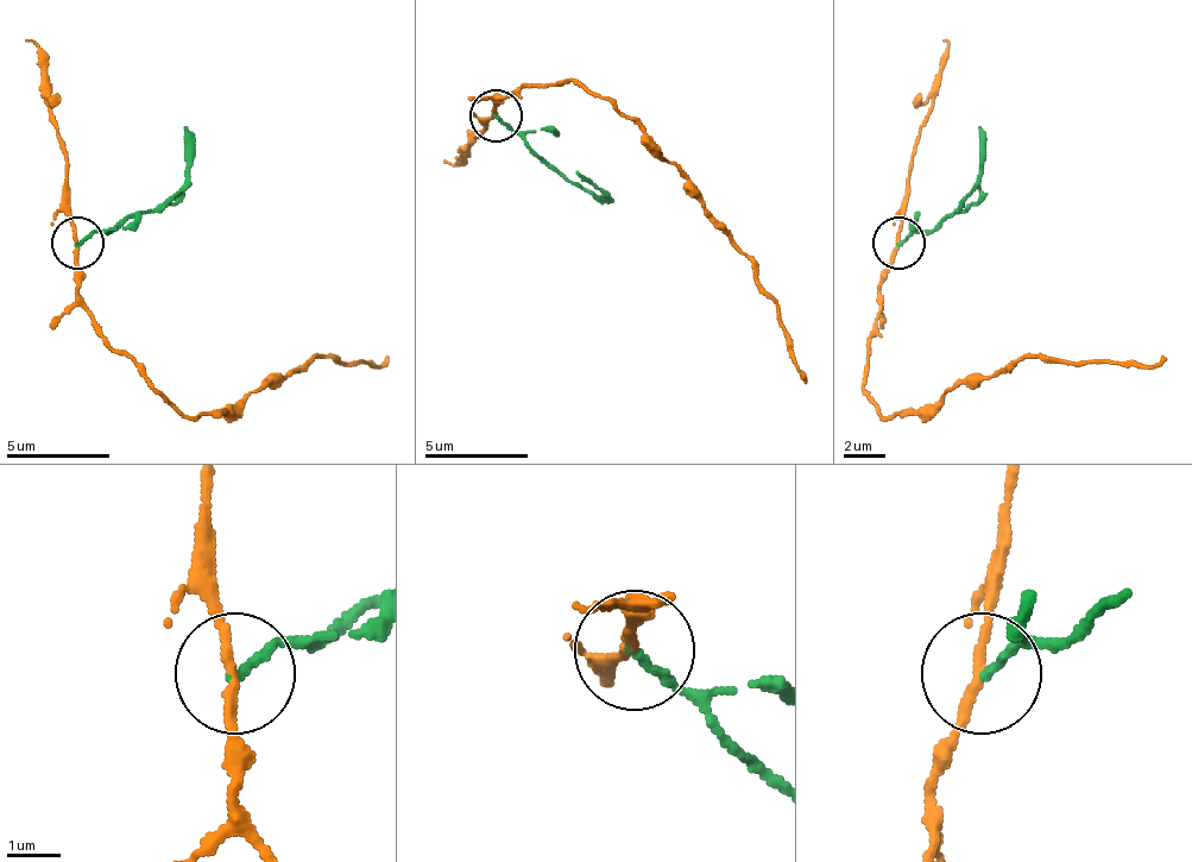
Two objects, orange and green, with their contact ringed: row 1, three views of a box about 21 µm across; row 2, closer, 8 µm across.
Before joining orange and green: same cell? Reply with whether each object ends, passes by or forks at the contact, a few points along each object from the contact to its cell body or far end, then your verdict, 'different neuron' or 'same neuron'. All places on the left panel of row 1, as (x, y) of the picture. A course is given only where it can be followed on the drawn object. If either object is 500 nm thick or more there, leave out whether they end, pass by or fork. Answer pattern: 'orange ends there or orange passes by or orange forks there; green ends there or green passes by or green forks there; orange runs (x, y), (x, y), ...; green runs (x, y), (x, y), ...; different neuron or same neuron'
orange passes by; green ends there; orange runs (79, 244), (79, 307), (188, 416), (235, 410), (260, 385), (282, 379), (313, 359), (370, 364), (385, 353); green runs (79, 244), (162, 208), (188, 177), (183, 125); different neuron

